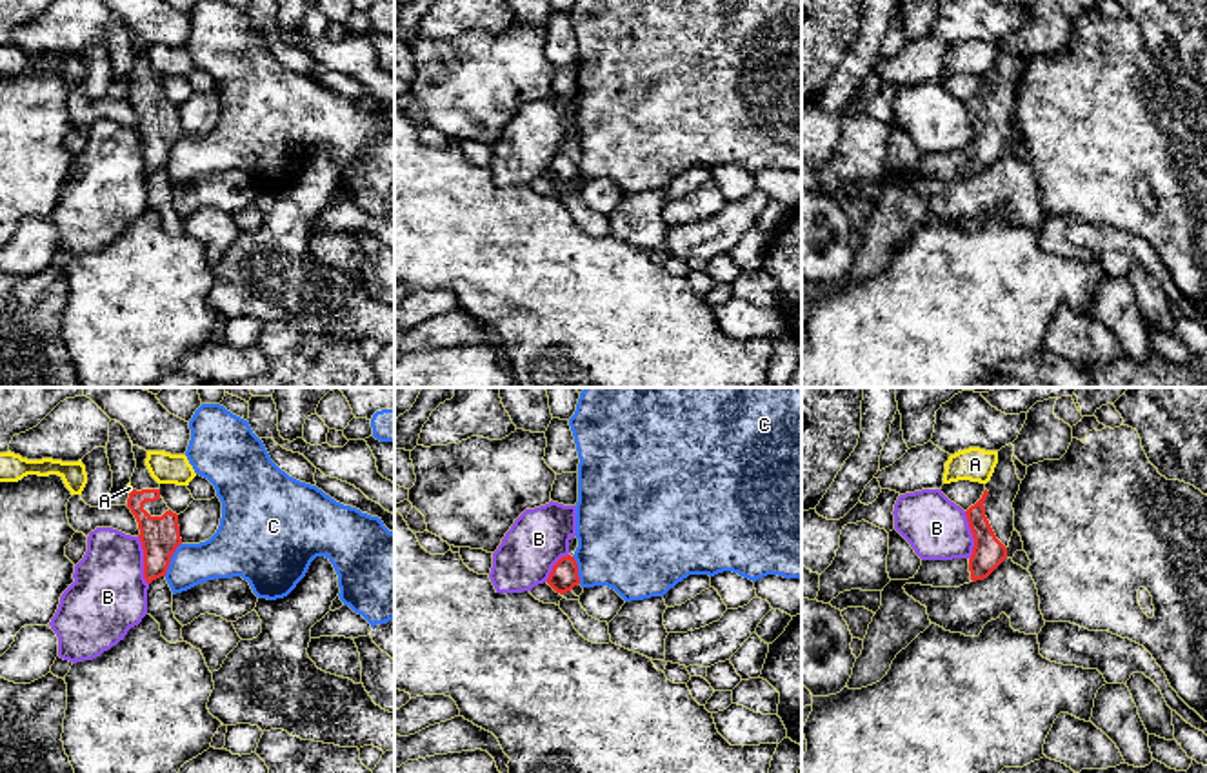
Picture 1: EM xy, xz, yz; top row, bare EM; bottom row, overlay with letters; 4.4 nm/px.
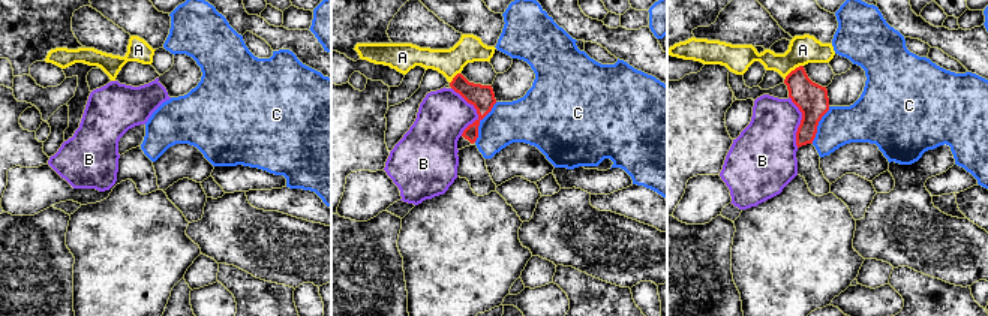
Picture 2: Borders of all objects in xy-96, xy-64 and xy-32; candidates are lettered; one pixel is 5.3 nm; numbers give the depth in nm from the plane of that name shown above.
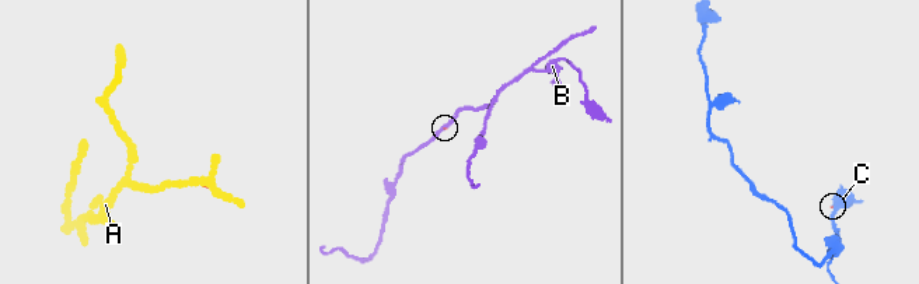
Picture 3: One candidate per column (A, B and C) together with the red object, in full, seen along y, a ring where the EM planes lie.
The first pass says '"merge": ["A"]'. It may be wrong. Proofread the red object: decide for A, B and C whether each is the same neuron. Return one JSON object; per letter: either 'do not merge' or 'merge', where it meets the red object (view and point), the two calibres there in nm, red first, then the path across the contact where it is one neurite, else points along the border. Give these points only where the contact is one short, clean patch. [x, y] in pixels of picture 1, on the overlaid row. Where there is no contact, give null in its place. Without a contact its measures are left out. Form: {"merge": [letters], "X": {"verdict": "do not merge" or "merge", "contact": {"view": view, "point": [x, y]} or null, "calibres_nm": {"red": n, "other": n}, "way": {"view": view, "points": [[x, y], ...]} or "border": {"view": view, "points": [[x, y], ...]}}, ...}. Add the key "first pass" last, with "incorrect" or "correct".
{"merge": [], "A": {"verdict": "do not merge", "contact": {"view": "xy", "point": [131, 491]}, "calibres_nm": {"red": 180, "other": 20}, "border": {"view": "xy", "points": [[133, 490], [129, 493]]}}, "B": {"verdict": "do not merge", "contact": {"view": "xy", "point": [144, 561]}, "calibres_nm": {"red": 180, "other": 340}, "border": {"view": "xy", "points": [[137, 537], [142, 548], [142, 577], [148, 584]]}}, "C": {"verdict": "do not merge", "contact": {"view": "xy", "point": [169, 559]}, "calibres_nm": {"red": 180, "other": 200}, "border": {"view": "xy", "points": [[180, 542], [164, 575]]}}, "first pass": "incorrect"}

